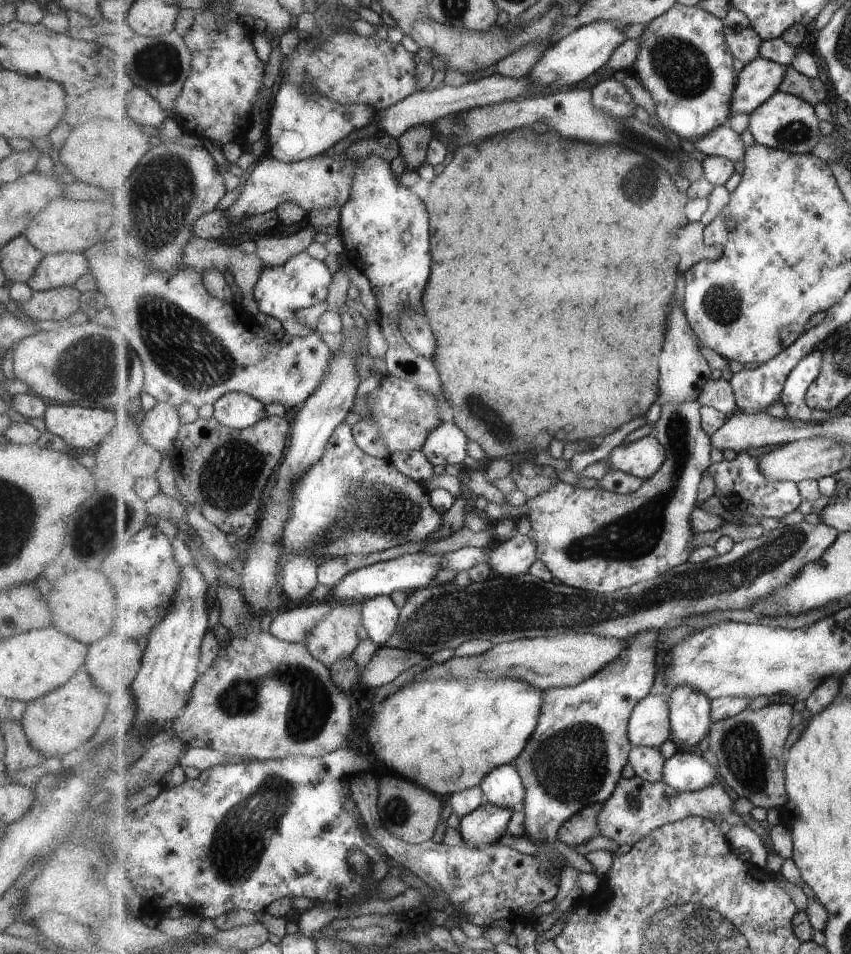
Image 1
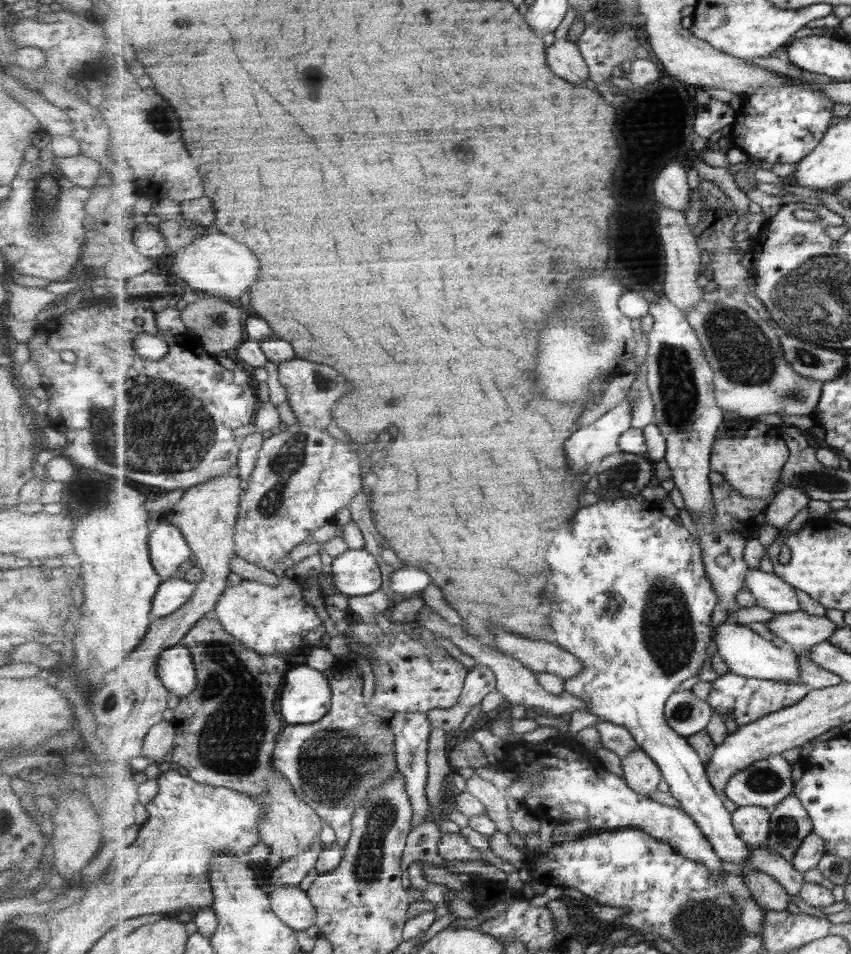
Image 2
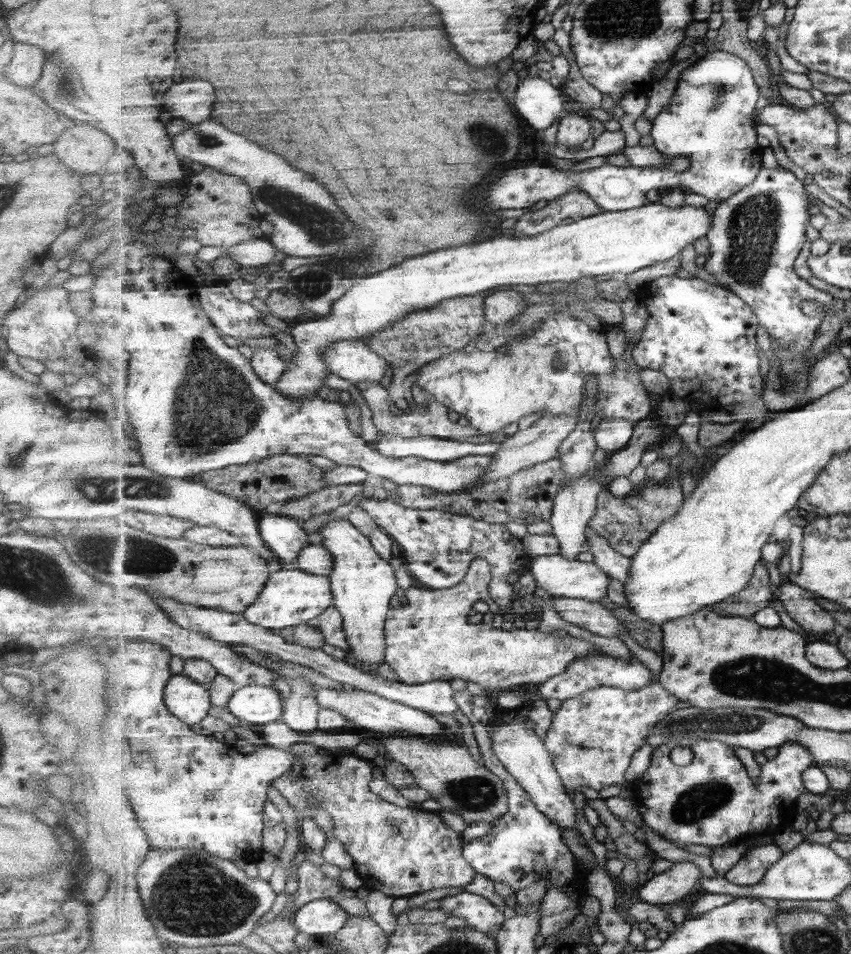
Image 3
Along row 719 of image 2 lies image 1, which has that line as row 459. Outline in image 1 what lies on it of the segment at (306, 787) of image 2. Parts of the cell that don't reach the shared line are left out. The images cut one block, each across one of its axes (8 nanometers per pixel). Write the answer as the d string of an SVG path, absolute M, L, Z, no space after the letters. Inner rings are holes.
M341 422L335 434L329 438L323 460L313 466L297 484L291 520L285 530L283 544L291 548L291 552L309 554L318 559L337 558L338 552L367 556L381 553L387 549L409 544L409 542L425 542L439 534L443 528L443 514L439 514L431 504L430 491L403 472L397 470L391 460L385 460L365 454L356 443L353 427Z

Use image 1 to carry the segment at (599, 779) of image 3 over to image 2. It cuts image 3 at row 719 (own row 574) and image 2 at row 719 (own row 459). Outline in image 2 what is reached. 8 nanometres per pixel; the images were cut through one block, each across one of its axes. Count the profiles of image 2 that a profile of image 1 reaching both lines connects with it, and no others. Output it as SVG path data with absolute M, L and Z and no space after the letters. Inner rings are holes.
M691 689L675 692L665 708L669 726L686 737L703 732L711 722L713 713L712 704L697 698Z

